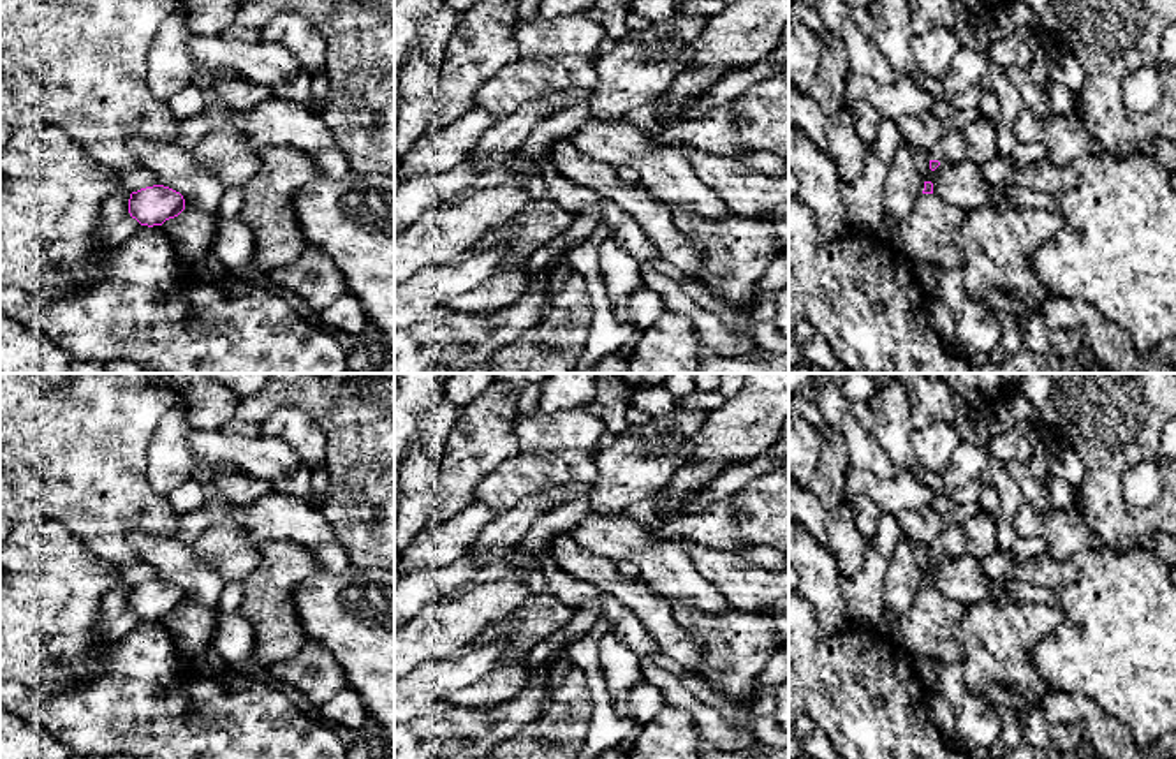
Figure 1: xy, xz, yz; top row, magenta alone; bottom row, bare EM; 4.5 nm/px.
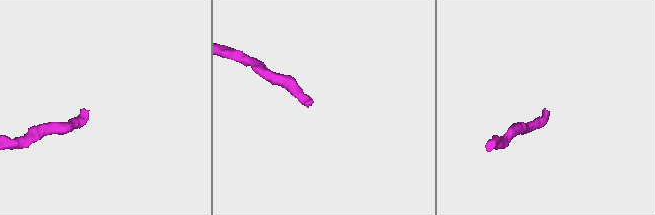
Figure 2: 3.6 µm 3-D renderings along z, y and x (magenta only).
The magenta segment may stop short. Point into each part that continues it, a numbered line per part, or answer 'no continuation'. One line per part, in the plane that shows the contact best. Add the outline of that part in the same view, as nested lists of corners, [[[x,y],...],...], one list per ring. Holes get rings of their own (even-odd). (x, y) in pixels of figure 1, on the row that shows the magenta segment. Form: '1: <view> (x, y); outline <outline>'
1: yz (951, 148); outline [[[952,127],[930,151],[930,160],[944,166],[959,164],[967,158],[967,139],[961,127]]]

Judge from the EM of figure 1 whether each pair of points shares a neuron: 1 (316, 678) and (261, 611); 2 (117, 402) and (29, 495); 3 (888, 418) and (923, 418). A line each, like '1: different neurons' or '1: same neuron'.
1: same neuron
2: same neuron
3: different neurons

